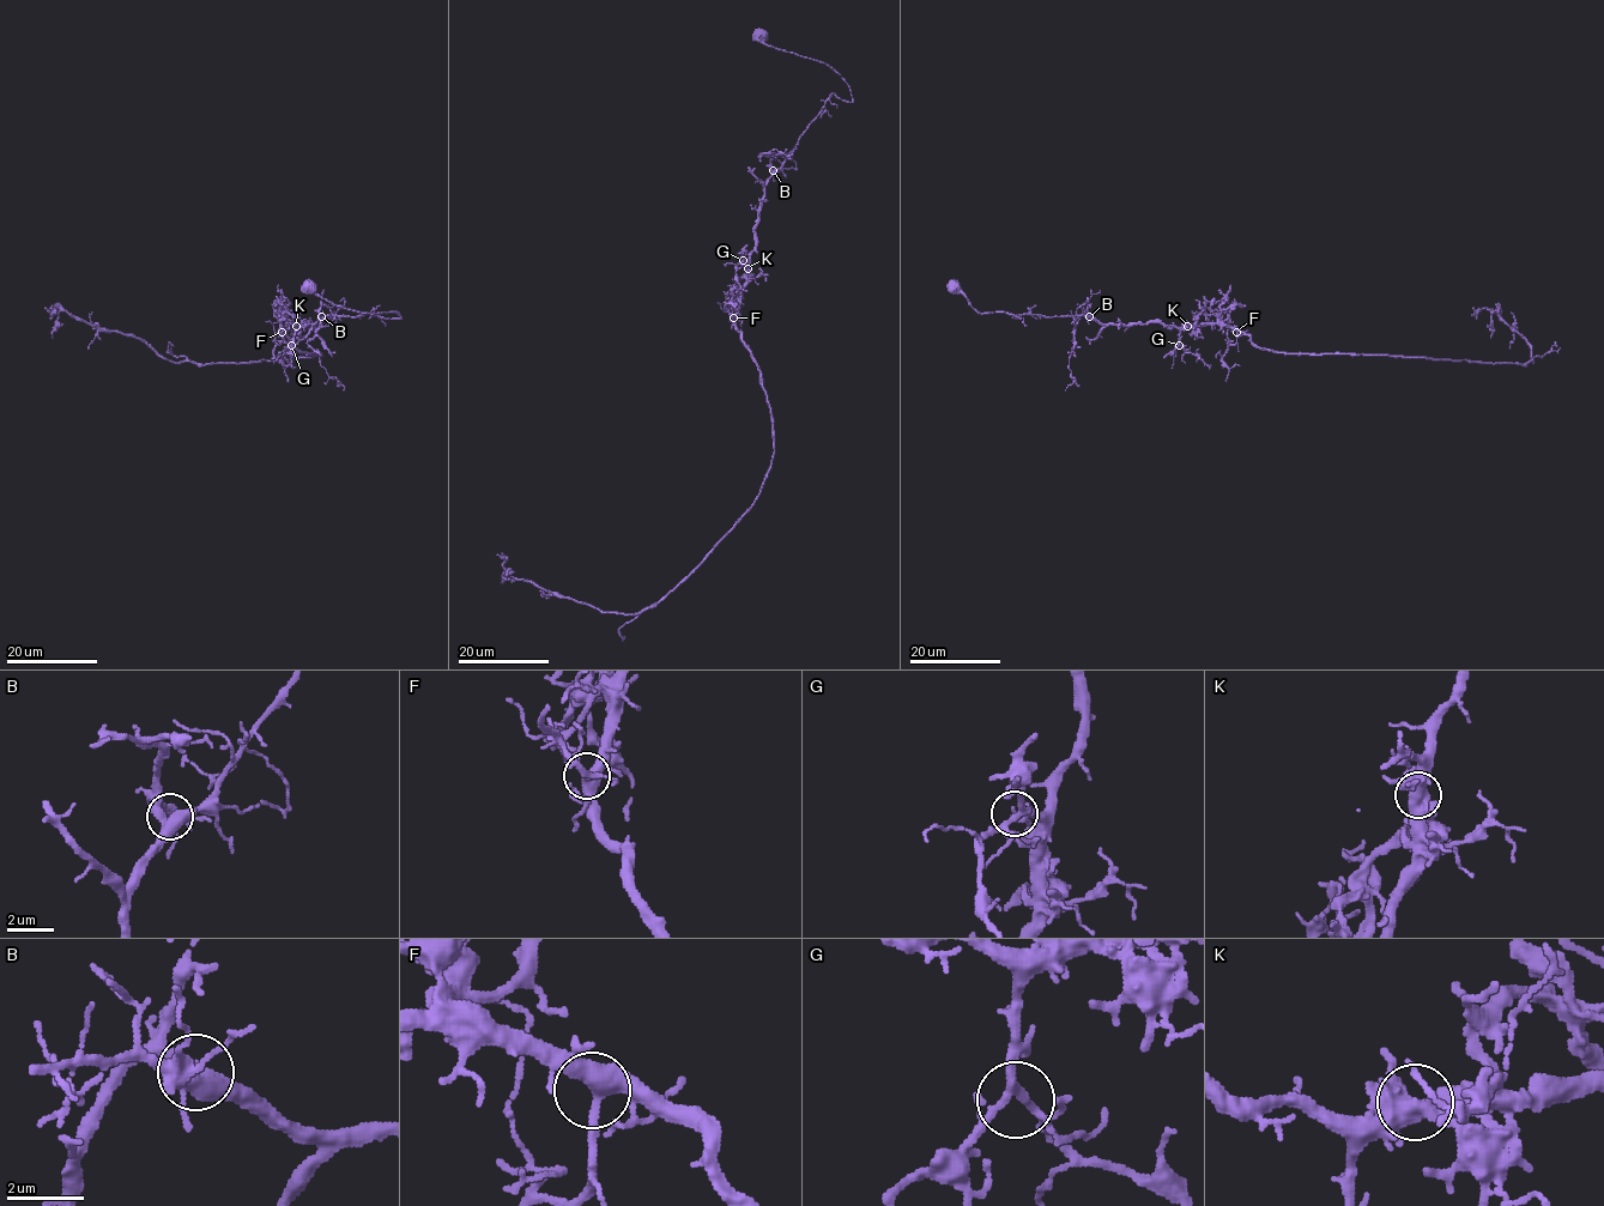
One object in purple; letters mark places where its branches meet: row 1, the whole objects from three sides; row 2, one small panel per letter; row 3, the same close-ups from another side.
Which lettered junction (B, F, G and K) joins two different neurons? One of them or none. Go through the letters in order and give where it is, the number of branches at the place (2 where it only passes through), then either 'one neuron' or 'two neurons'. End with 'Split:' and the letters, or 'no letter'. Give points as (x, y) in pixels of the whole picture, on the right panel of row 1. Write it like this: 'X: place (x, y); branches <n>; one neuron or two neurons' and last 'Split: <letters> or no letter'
B: place (1089, 316); branches 4; one neuron
F: place (1236, 332); branches 3; one neuron
G: place (1179, 345); branches 4; one neuron
K: place (1187, 326); branches 5; two neurons
Split: K

